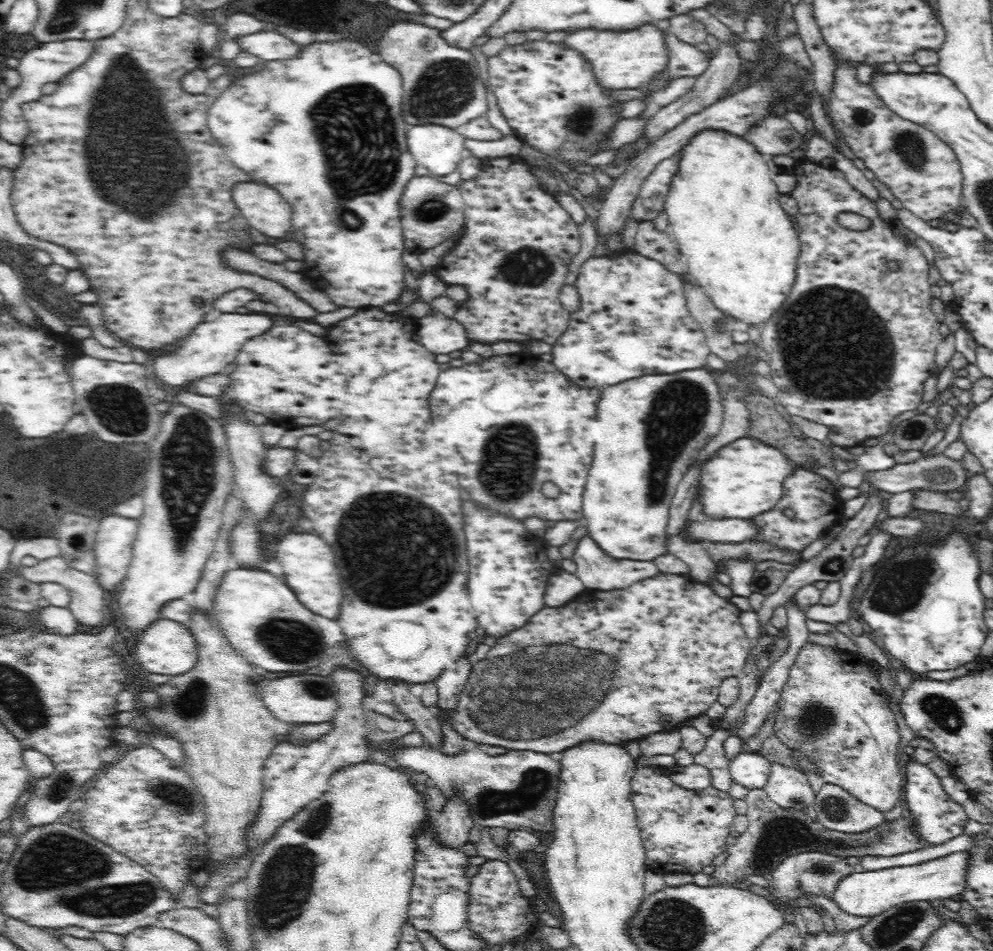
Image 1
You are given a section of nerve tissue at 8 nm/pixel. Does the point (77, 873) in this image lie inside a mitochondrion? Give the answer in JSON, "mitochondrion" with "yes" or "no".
{"mitochondrion":"yes"}

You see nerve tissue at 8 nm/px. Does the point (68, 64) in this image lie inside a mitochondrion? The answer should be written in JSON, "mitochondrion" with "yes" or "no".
{"mitochondrion":"no"}

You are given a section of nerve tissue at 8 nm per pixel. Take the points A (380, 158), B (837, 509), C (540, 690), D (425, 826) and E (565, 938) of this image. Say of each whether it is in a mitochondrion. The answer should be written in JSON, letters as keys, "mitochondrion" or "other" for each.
{"A":"mitochondrion","B":"other","C":"mitochondrion","D":"other","E":"other"}

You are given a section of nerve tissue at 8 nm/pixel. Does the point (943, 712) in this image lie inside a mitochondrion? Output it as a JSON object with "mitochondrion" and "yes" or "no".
{"mitochondrion":"yes"}

